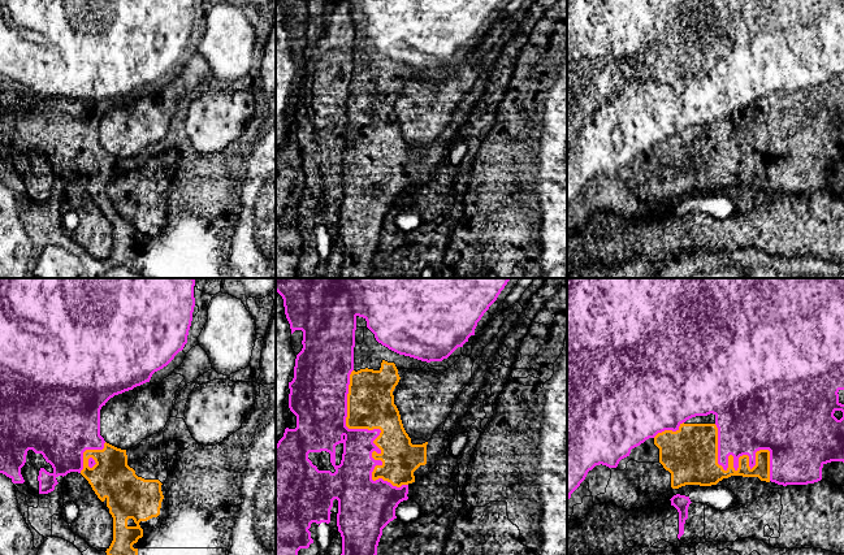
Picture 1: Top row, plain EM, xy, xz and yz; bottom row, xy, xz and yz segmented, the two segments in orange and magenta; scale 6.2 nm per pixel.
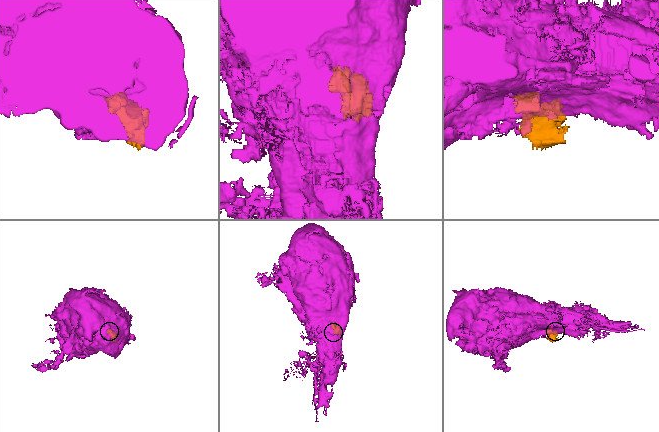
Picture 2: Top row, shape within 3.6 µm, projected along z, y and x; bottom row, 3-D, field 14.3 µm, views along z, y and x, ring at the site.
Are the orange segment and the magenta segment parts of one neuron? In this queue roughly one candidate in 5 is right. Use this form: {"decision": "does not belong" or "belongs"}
{"decision": "does not belong"}

